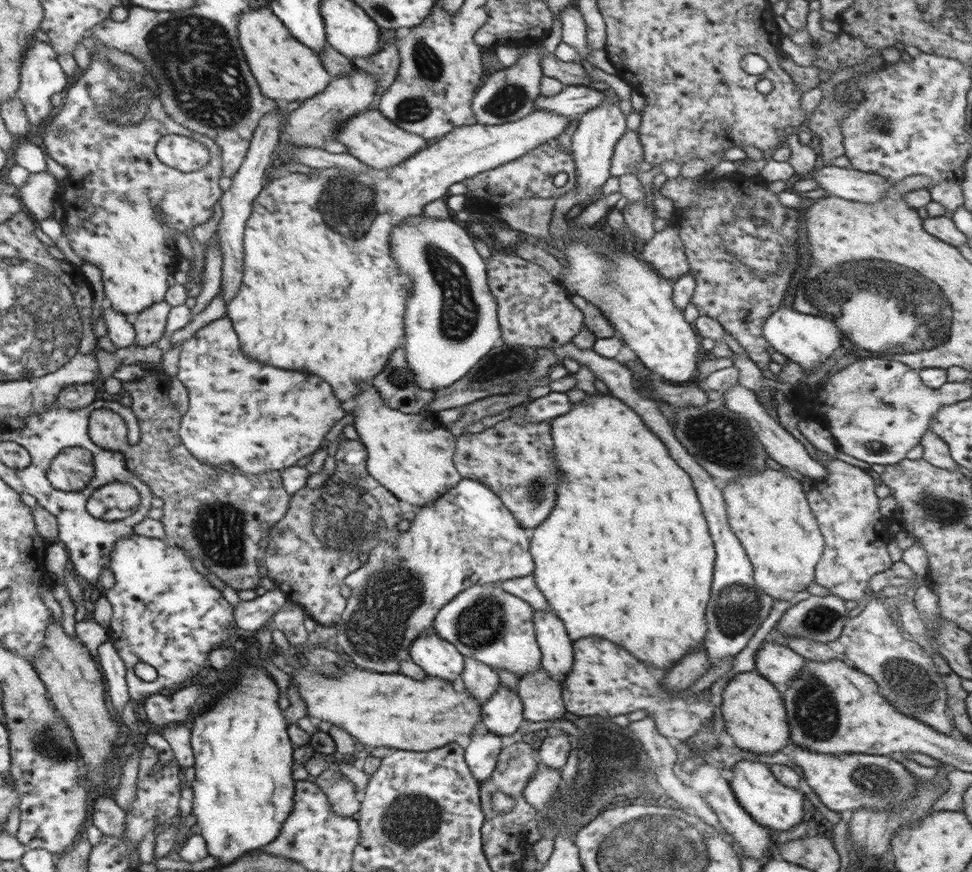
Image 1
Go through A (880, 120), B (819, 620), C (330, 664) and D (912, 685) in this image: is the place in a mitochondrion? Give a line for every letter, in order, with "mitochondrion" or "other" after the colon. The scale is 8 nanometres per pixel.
A: mitochondrion
B: mitochondrion
C: mitochondrion
D: mitochondrion

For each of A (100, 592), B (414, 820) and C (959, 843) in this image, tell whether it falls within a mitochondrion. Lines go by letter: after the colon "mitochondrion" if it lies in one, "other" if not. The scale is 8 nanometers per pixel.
A: other
B: mitochondrion
C: other

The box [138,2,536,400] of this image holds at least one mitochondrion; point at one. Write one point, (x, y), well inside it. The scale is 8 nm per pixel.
(195, 54)

